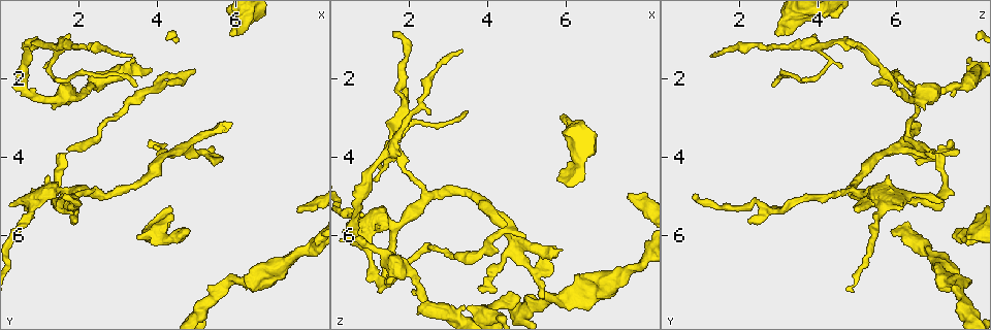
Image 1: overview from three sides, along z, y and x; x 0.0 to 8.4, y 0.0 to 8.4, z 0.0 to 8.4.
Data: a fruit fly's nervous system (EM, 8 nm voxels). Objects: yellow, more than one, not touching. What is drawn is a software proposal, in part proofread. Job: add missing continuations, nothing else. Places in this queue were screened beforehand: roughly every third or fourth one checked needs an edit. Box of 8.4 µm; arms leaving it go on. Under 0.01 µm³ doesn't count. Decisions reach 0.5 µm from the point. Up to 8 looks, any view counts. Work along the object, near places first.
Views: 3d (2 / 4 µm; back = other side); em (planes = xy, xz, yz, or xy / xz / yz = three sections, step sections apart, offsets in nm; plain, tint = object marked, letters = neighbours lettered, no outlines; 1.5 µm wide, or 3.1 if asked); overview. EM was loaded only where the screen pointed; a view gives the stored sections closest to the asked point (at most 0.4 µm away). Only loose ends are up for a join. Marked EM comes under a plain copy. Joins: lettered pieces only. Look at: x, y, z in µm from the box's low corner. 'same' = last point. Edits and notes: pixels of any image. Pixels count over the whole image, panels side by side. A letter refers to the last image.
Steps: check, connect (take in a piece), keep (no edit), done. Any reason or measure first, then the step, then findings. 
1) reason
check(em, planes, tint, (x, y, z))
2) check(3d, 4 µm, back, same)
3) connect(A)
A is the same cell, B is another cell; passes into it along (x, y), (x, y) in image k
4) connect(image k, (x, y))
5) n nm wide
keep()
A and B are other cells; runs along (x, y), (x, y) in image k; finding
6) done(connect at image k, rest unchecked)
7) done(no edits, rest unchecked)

check(em, xy, step 4, tint, (4.95, 1.80, 6.00))

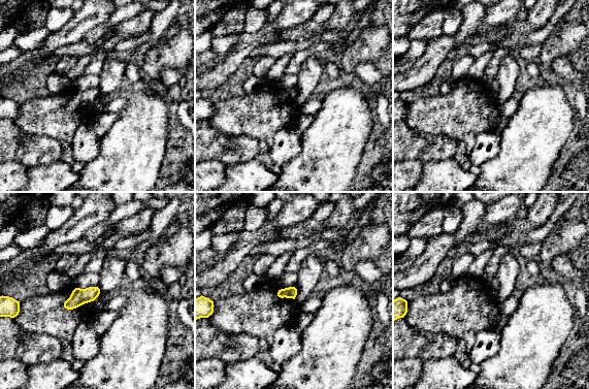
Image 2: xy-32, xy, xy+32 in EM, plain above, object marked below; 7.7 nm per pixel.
check(em, planes, tint, same)

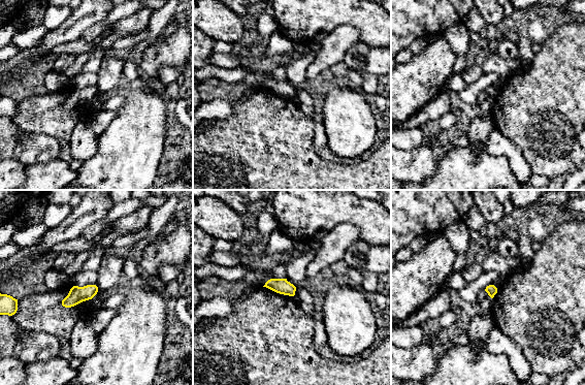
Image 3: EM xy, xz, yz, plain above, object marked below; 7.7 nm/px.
check(em, planes, letters, same)

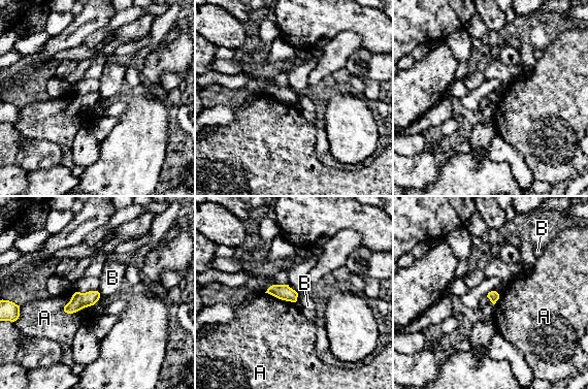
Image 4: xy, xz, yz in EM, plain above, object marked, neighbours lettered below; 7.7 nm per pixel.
keep()
A and B are other cells; border along (298, 294), (296, 300) in image 4; no lettered piece goes on from it

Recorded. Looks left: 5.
branch stops here
check(3d, 4 µm, back, (5.90, 0.85, 2.90))

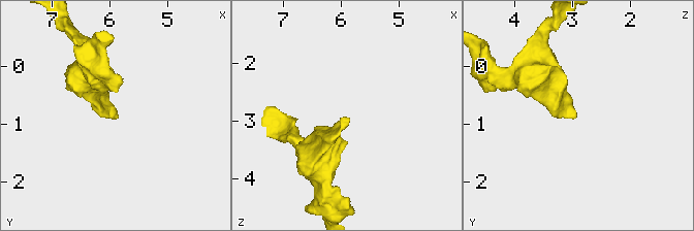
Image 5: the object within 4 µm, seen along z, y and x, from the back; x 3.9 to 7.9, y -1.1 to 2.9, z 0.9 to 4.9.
need the tissue
check(em, xy, step 4, letters, (5.90, 0.85, 2.90))

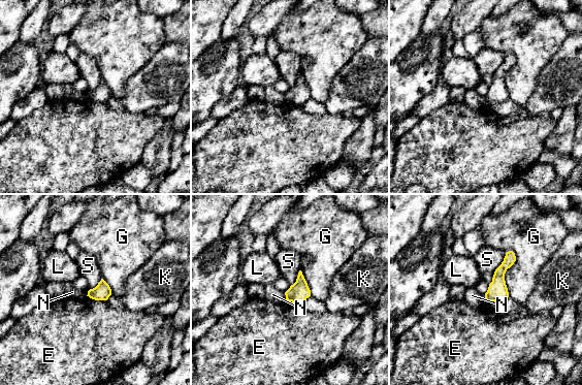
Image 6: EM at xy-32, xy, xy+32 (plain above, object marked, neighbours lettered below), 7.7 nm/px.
keep()
E, G, K, L, N and S are other cells; runs along (511, 254), (487, 297) in image 6; no lettered piece goes on from it

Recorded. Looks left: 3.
branch stops here
check(3d, 2 µm, (7.55, 5.45, 5.00))

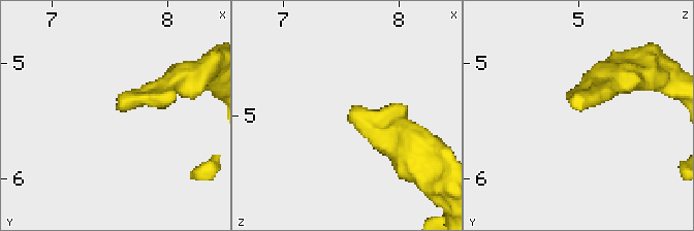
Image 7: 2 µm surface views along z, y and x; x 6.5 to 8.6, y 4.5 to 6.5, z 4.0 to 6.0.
need the tissue
check(em, planes, letters, (7.54, 5.40, 5.00))

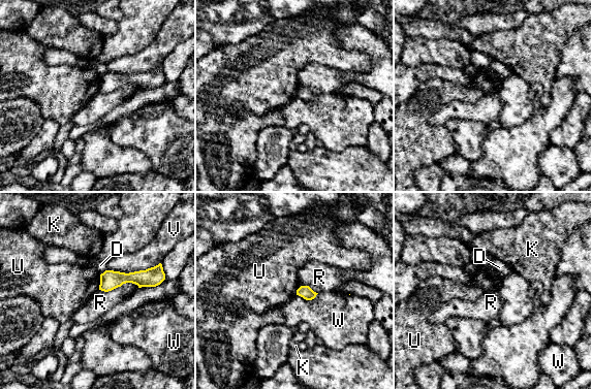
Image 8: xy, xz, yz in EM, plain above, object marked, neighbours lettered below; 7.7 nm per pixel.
keep()
D, K, R, U, V and W are other cells; runs along (157, 280), (120, 278), (101, 287) in image 8; no lettered piece goes on from it

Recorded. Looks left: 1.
done(no edits, rest unchecked)

